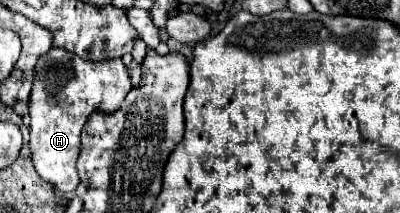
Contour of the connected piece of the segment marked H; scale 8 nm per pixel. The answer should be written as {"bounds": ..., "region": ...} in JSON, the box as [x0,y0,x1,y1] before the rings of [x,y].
{"bounds":[28,47,130,193],"region":[[[58,47],[44,53],[34,67],[34,85],[28,101],[32,119],[30,149],[38,175],[52,183],[60,193],[72,193],[80,183],[76,161],[80,153],[80,131],[86,119],[96,109],[106,113],[120,109],[130,89],[130,77],[122,59],[94,63]]]}

